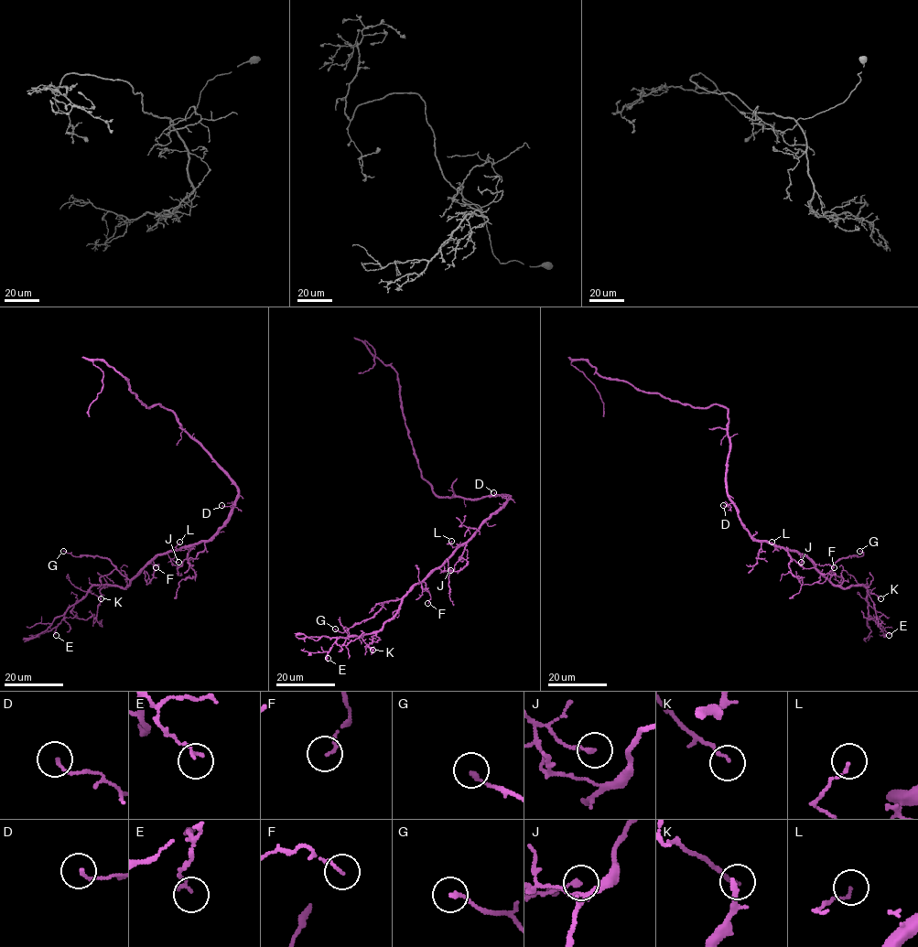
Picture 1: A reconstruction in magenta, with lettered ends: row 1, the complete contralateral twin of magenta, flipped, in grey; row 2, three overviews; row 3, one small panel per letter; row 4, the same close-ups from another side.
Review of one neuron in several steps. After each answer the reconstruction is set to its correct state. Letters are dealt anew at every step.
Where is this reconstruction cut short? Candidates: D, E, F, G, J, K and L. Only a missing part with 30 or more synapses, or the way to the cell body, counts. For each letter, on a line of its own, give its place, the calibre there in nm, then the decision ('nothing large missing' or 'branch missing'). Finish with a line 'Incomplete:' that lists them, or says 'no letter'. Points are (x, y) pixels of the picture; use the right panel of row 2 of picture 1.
D: place (723, 505); calibre 100 nm; nothing large missing
E: place (889, 635); calibre 120 nm; nothing large missing
F: place (834, 567); calibre 100 nm; nothing large missing
G: place (859, 551); calibre 160 nm; nothing large missing
J: place (801, 562); calibre 180 nm; nothing large missing
K: place (880, 598); calibre 120 nm; nothing large missing
L: place (772, 542); calibre 100 nm; nothing large missing
Incomplete: no letter

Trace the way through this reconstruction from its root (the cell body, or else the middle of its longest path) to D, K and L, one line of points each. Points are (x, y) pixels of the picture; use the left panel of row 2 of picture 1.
D: (226, 472), (237, 489), (238, 497), (234, 504), (221, 505)
K: (226, 472), (238, 492), (226, 523), (210, 541), (160, 553), (124, 588), (93, 585), (90, 591), (101, 598)
L: (226, 472), (238, 492), (226, 523), (210, 541), (200, 541), (184, 550), (176, 547), (179, 542)

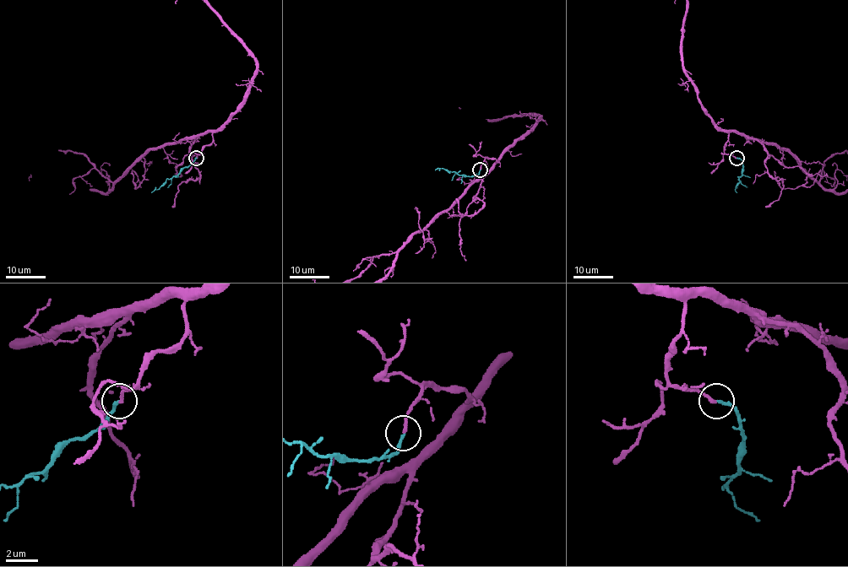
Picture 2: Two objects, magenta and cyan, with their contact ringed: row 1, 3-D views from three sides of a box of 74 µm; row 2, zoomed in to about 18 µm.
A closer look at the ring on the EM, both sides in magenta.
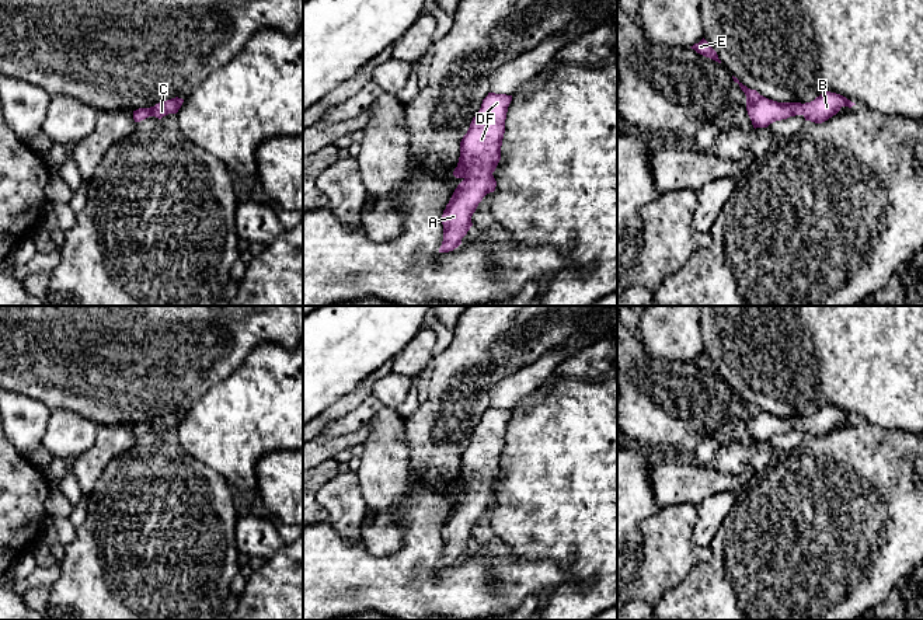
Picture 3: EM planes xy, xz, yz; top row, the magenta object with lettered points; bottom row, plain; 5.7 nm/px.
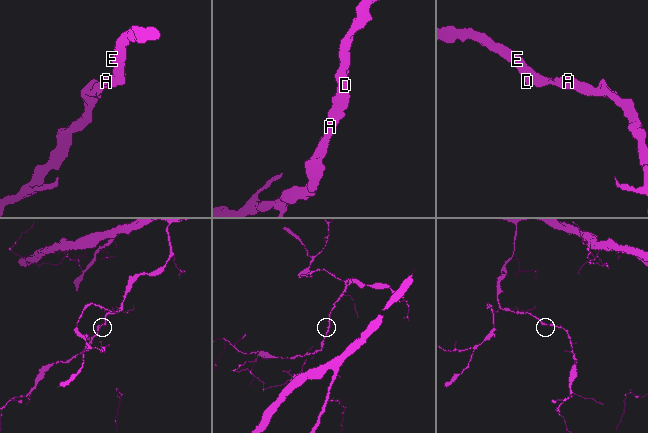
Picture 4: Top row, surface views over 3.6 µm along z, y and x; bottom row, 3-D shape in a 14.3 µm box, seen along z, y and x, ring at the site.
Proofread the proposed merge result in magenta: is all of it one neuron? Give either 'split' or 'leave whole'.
leave whole

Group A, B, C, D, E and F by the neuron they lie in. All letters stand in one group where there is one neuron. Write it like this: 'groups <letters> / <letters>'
groups A B C D E F

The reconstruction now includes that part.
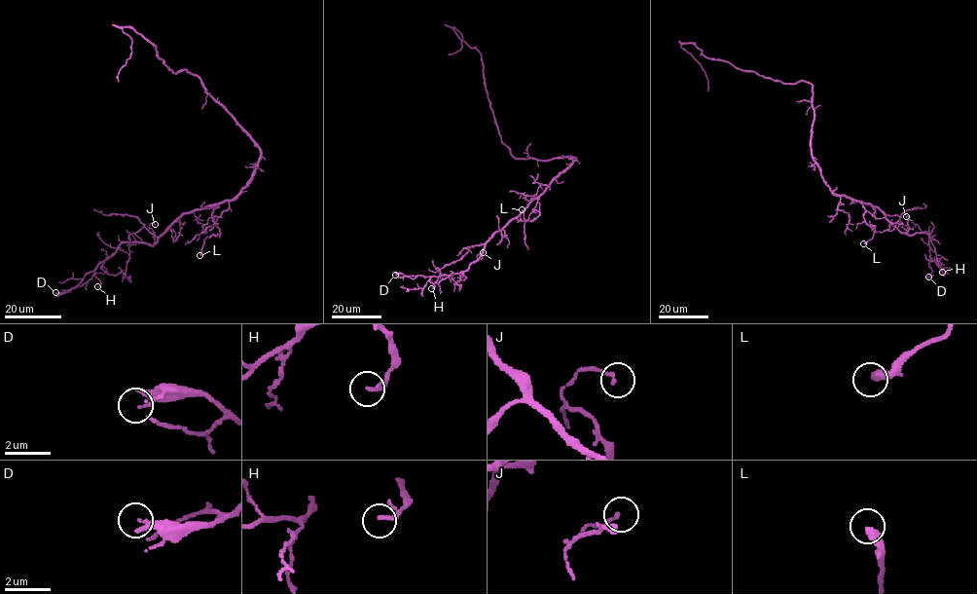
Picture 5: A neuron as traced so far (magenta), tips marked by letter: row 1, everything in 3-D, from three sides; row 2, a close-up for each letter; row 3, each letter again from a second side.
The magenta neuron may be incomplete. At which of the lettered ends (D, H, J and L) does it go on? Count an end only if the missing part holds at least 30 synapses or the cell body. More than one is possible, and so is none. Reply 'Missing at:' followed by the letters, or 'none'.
Missing at: none

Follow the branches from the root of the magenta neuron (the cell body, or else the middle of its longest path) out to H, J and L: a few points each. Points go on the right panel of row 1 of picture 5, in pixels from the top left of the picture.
H: (811, 137), (812, 158), (829, 188), (836, 195), (875, 205), (903, 232), (927, 232), (929, 256), (942, 272)
J: (811, 137), (812, 158), (823, 182), (836, 195), (875, 205), (903, 232), (909, 229), (909, 217), (906, 216)
L: (811, 137), (812, 158), (823, 182), (836, 195), (857, 201), (865, 222), (874, 227), (872, 238), (863, 243)

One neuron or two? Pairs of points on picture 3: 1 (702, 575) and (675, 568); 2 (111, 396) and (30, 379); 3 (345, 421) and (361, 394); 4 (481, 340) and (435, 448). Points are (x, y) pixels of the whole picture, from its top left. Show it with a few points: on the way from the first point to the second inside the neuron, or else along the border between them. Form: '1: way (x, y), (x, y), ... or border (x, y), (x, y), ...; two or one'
1: border (697, 563), (665, 594); two
2: way (91, 379), (49, 379); one
3: border (371, 394), (323, 428); two
4: way (470, 366), (460, 382), (455, 408), (446, 421); one

